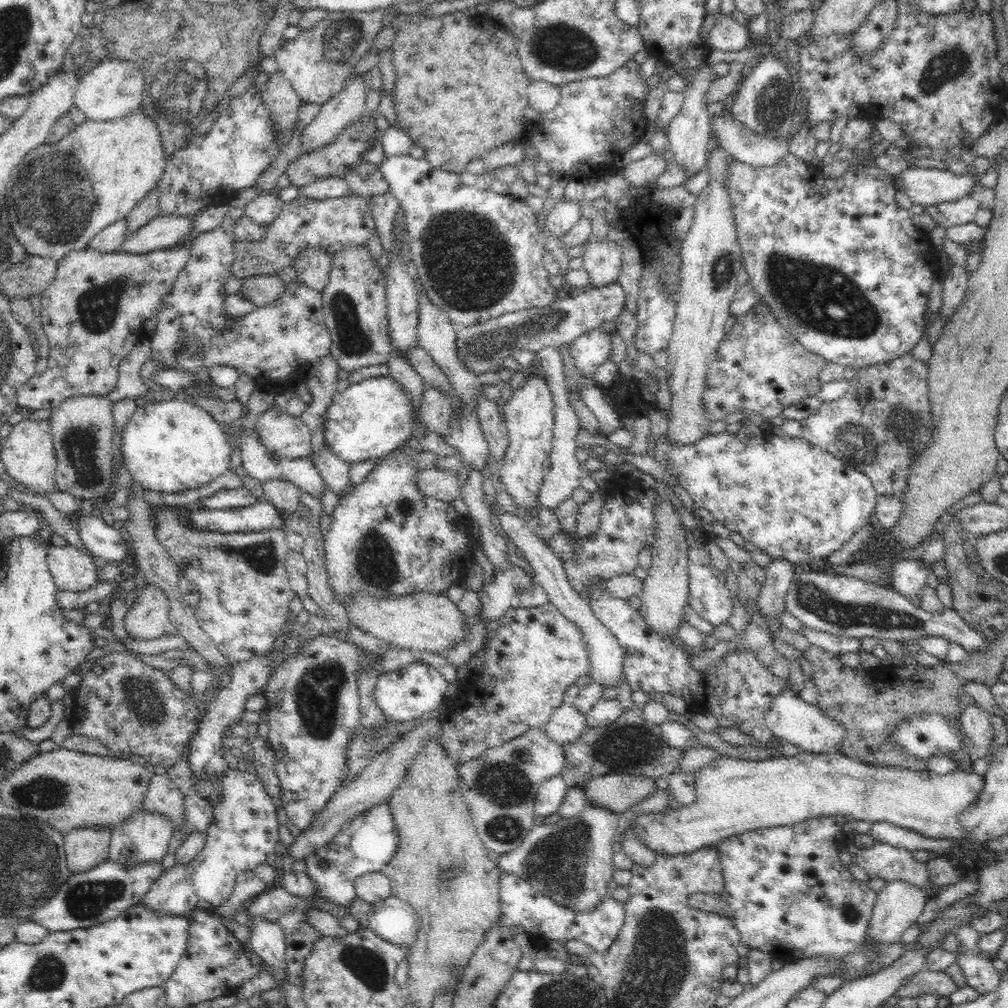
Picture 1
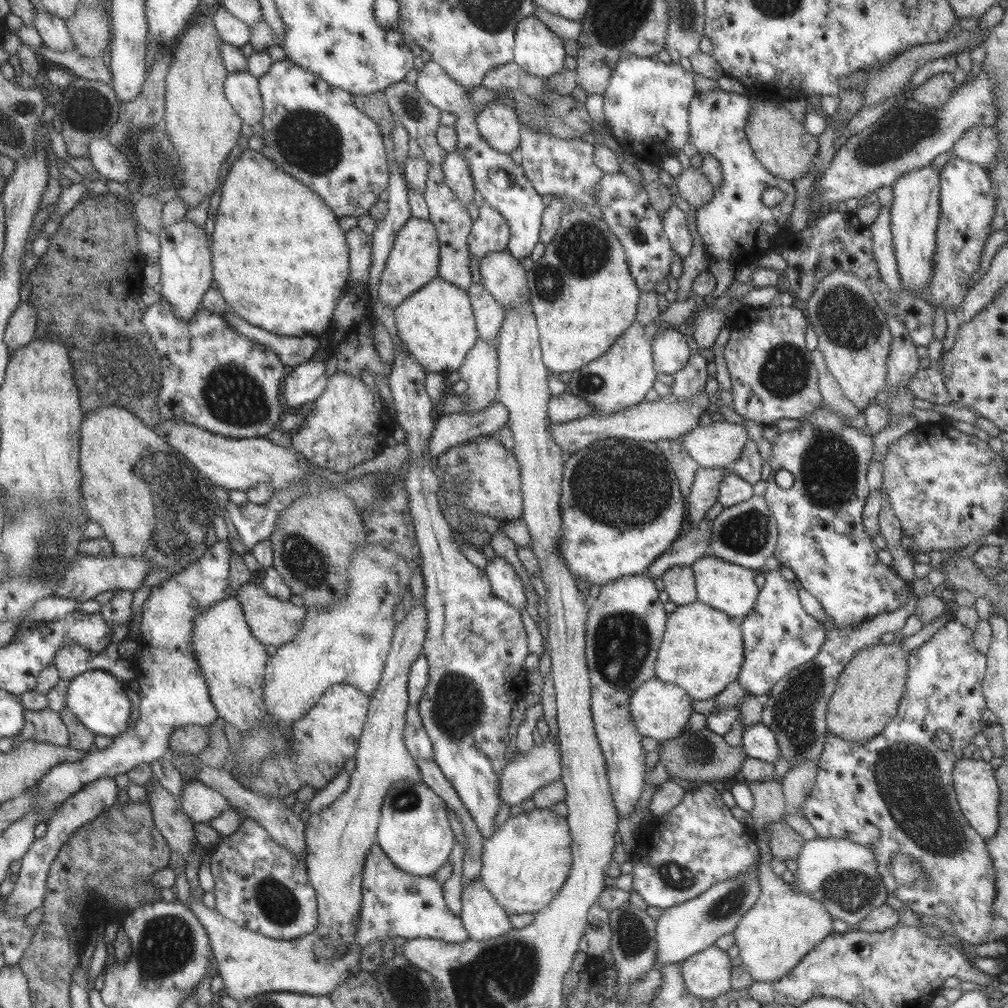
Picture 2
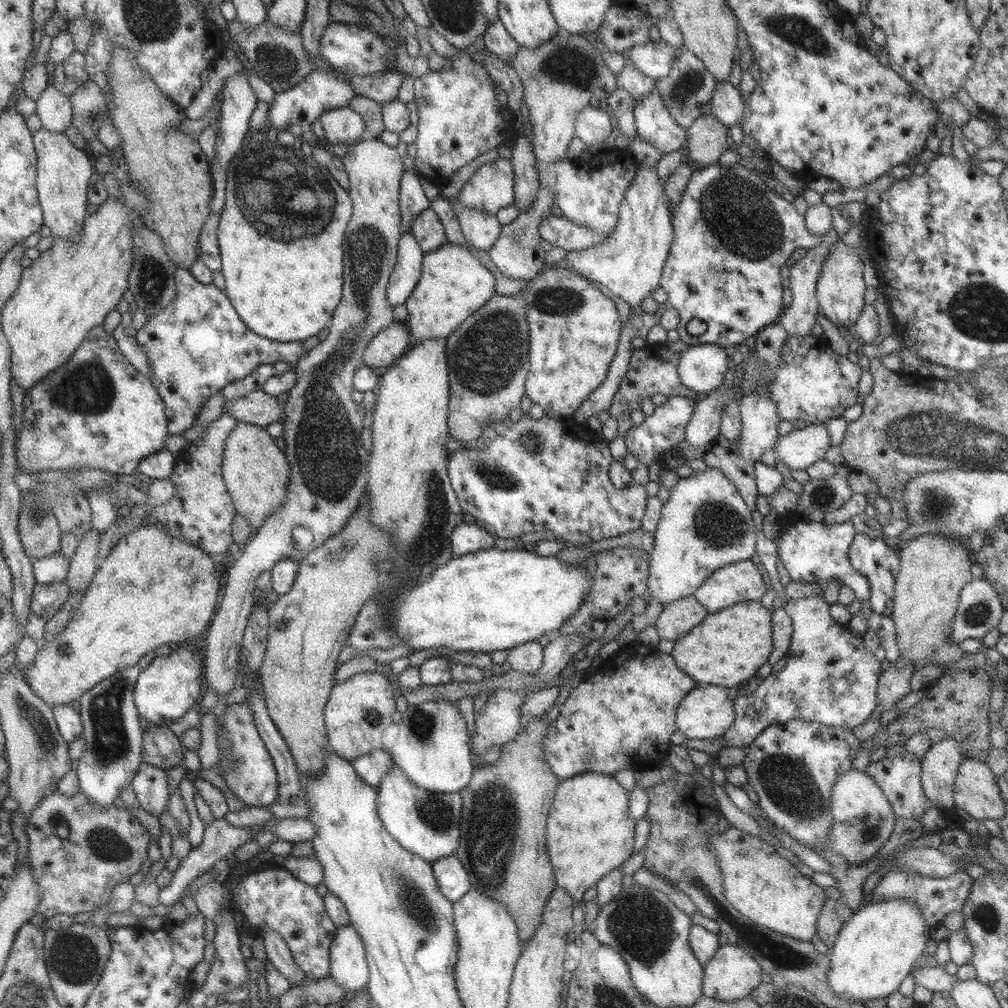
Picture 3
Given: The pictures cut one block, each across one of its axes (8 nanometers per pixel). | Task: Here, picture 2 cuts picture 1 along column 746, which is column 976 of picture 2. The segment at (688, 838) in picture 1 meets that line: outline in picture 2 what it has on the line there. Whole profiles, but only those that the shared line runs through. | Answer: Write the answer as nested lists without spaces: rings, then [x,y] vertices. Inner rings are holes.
[[[961,757],[953,765],[952,781],[961,814],[979,836],[984,839],[991,838],[1000,825],[997,812],[999,789],[994,779],[994,768],[983,759]]]

